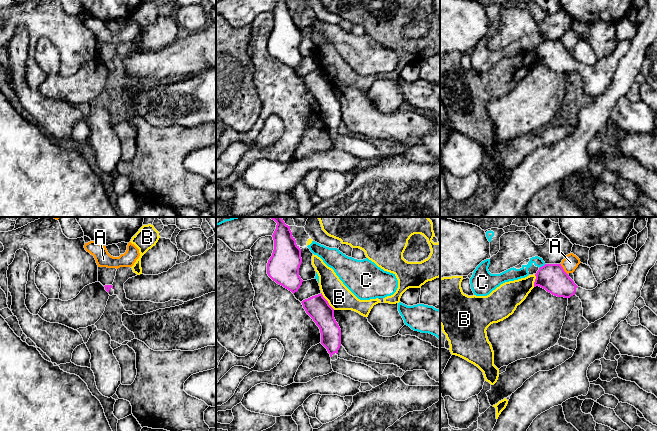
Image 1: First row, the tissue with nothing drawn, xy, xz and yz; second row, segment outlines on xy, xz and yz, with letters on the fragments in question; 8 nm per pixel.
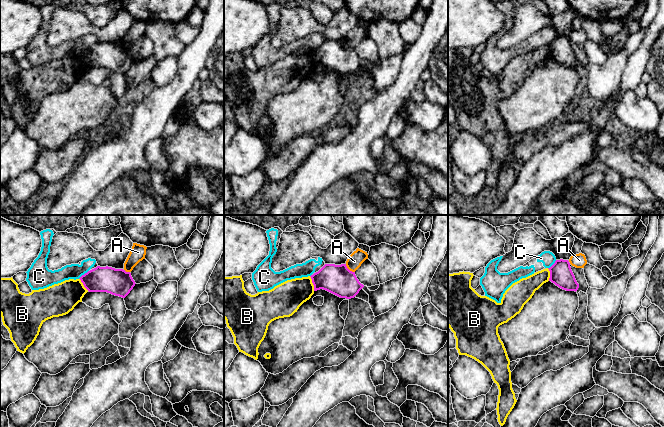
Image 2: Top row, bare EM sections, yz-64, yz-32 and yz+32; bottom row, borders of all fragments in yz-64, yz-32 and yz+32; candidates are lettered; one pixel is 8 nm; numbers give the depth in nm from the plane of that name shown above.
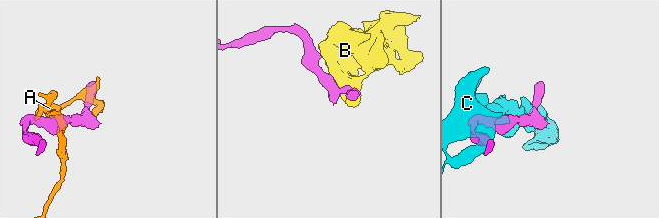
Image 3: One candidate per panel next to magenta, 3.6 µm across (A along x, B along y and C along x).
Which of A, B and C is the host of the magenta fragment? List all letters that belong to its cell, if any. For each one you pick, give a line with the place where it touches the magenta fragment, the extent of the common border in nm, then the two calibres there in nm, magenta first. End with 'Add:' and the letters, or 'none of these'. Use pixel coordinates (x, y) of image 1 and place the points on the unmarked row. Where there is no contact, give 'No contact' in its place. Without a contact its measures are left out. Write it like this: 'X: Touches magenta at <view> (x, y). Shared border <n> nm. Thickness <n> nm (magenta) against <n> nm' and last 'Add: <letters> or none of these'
Add: none of these

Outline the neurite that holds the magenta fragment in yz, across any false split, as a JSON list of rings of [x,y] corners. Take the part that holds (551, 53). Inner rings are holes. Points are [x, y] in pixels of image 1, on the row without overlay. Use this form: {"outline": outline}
{"outline": [[[545,40],[535,50],[534,63],[539,62],[557,73],[576,71],[582,78],[583,93],[589,100],[603,94],[612,84],[618,63],[632,40],[618,42],[616,51],[598,60],[593,66],[578,63],[561,40]]]}

